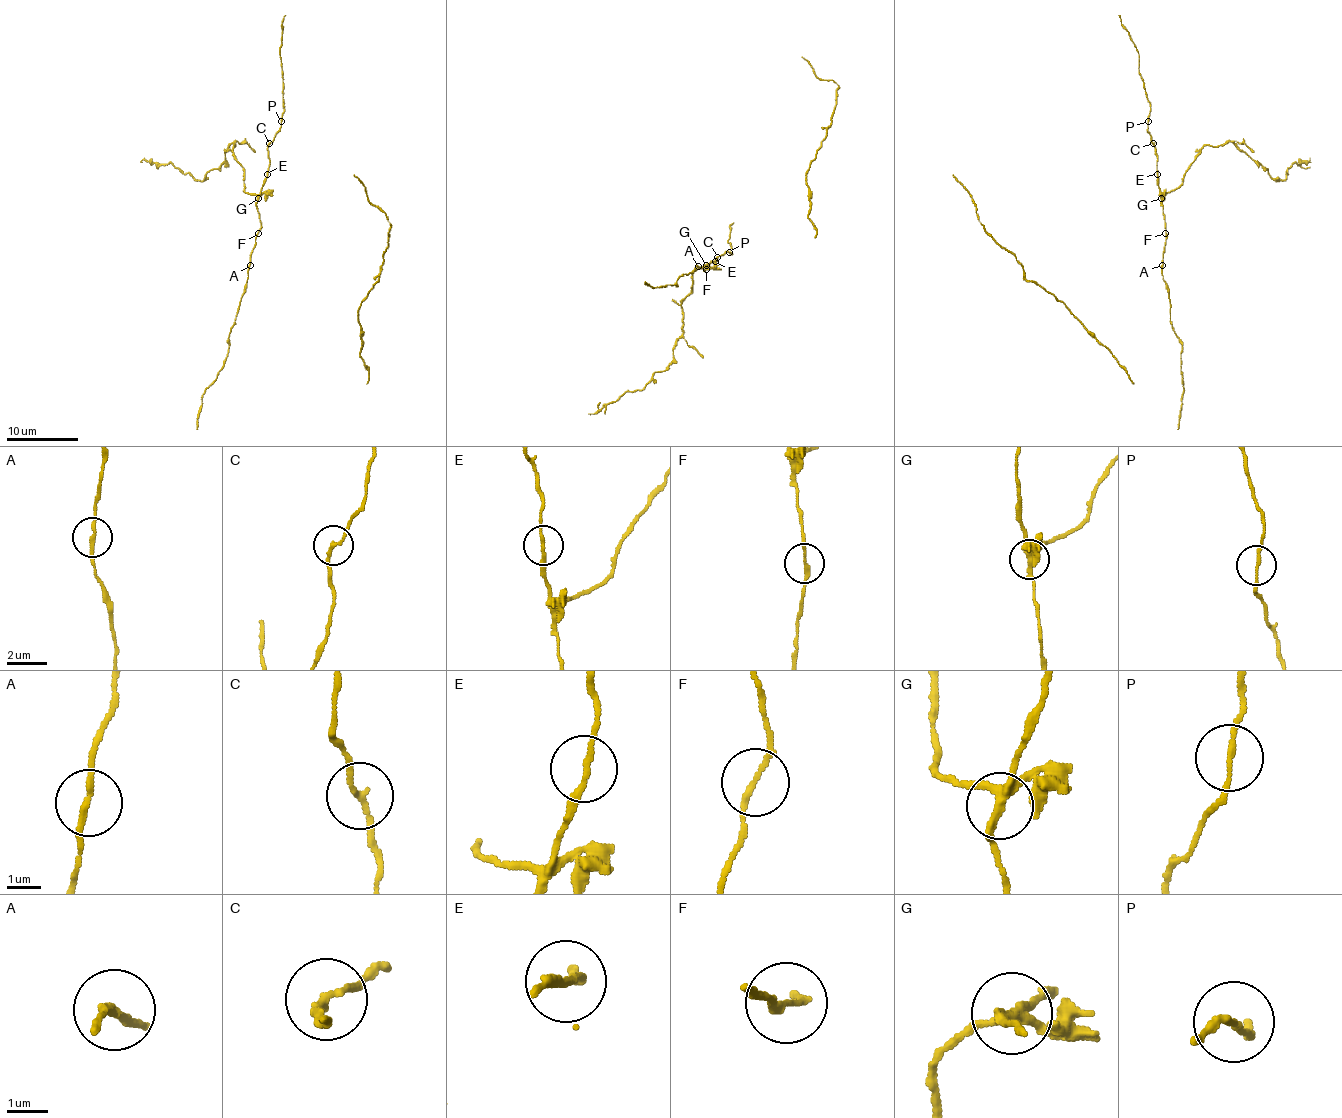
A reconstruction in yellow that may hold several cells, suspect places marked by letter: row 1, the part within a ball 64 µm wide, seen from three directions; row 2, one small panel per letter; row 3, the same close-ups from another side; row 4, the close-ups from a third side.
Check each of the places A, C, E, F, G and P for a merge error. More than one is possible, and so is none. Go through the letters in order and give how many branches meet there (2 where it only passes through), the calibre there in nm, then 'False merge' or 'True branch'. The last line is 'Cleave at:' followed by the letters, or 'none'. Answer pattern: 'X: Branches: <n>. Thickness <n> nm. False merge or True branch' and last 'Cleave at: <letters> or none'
A: Branches: 2. Thickness 170 nm. False merge
C: Branches: 2. Thickness 160 nm. True branch
E: Branches: 2. Thickness 180 nm. True branch
F: Branches: 2. Thickness 160 nm. True branch
G: Branches: 4. Thickness 240 nm. False merge
P: Branches: 2. Thickness 150 nm. True branch
Cleave at: A, G

